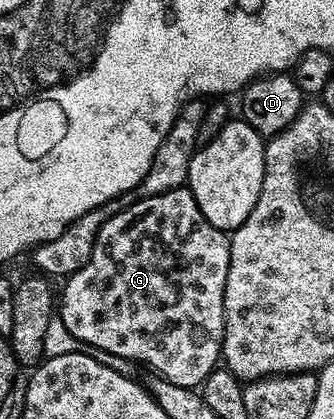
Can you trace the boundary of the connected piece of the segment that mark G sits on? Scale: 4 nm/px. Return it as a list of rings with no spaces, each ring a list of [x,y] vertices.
[[[187,186],[175,187],[173,191],[167,191],[154,197],[137,199],[134,205],[127,207],[122,213],[110,217],[106,225],[96,238],[94,253],[90,253],[90,261],[82,265],[78,273],[67,276],[64,292],[58,295],[58,318],[80,341],[85,348],[106,350],[132,361],[136,365],[145,363],[155,374],[160,375],[166,381],[183,387],[199,388],[211,371],[215,371],[222,359],[224,345],[224,290],[226,289],[226,273],[230,269],[230,239],[223,231],[219,231],[206,217],[202,217],[202,209],[198,209],[198,201],[194,201],[191,191]]]

